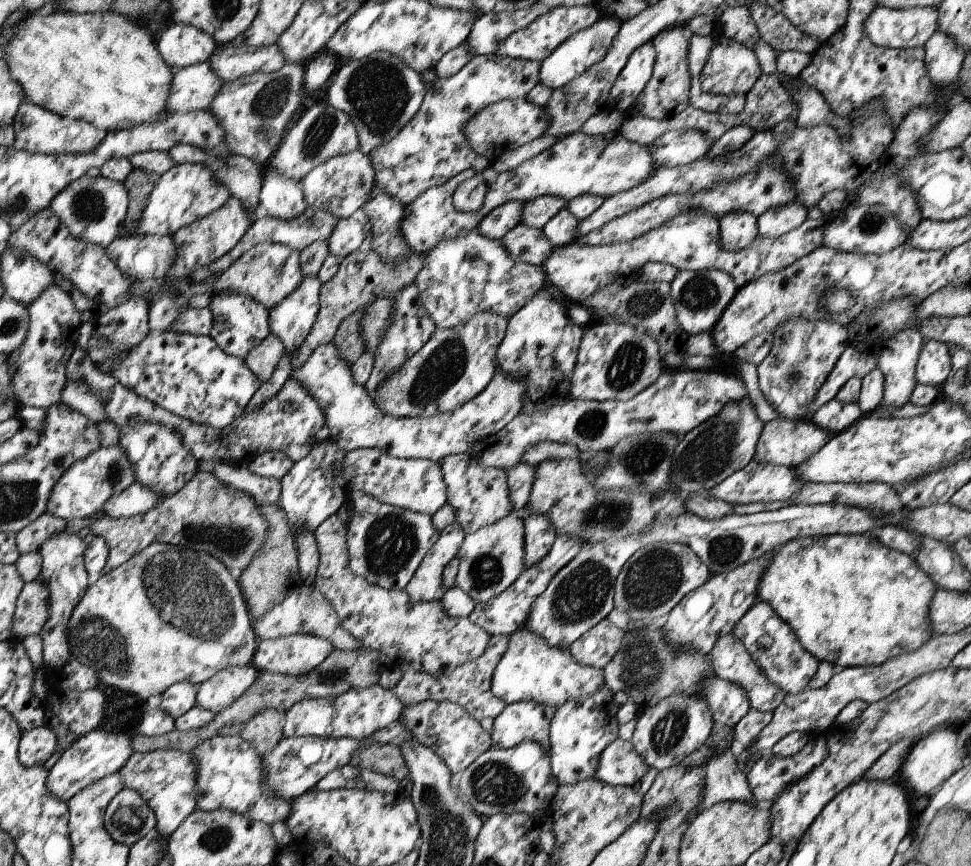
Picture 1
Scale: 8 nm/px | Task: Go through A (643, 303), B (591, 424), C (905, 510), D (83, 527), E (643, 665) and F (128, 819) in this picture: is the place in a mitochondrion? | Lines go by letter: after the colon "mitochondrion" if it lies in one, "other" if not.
A: mitochondrion
B: mitochondrion
C: other
D: other
E: mitochondrion
F: mitochondrion

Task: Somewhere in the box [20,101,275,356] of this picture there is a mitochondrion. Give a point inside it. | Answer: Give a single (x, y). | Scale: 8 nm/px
(88, 207)

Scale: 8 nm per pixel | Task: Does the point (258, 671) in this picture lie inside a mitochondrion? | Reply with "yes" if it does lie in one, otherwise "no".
no

